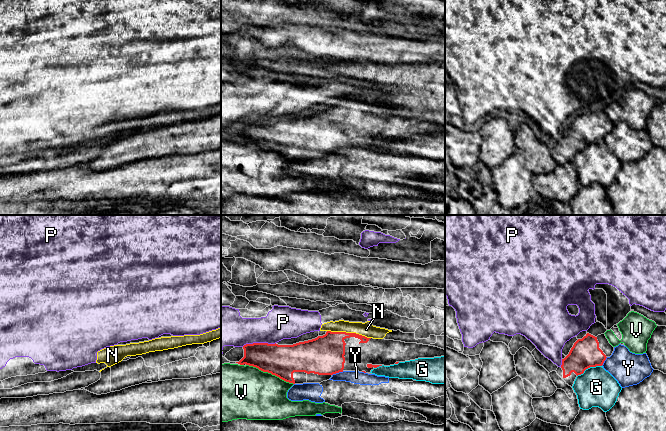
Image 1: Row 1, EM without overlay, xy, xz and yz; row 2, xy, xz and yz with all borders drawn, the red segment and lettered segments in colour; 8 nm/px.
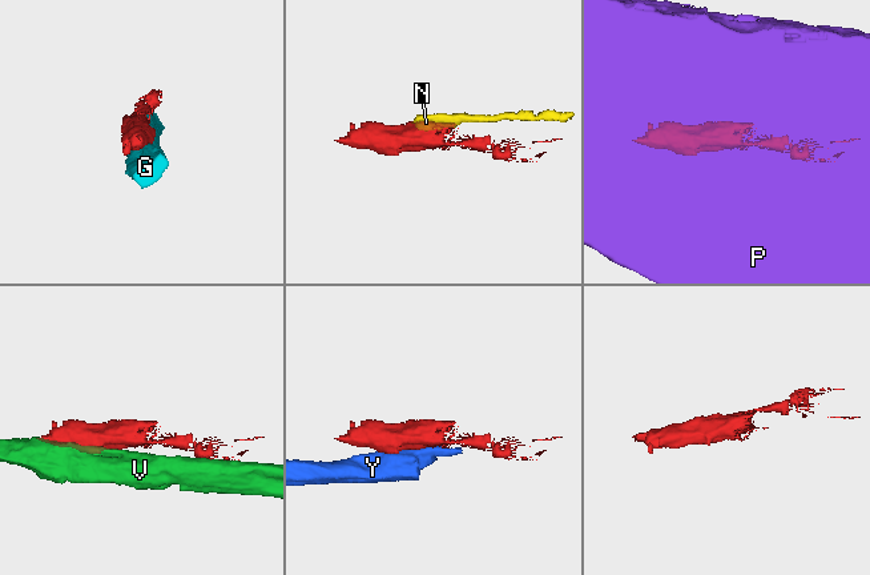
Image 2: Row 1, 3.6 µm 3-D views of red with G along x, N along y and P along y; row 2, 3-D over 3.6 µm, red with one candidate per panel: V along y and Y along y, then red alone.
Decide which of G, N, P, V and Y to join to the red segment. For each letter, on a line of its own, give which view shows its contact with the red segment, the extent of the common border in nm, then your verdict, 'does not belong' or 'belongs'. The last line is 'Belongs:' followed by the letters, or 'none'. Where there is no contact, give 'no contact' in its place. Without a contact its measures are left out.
G: contact in yz; length 220 nm; does not belong
N: contact in xz; length 360 nm; belongs
P: contact in xz; length 280 nm; does not belong
V: contact in xz; length 420 nm; does not belong
Y: contact in xz; length 100 nm; does not belong
Belongs: N

